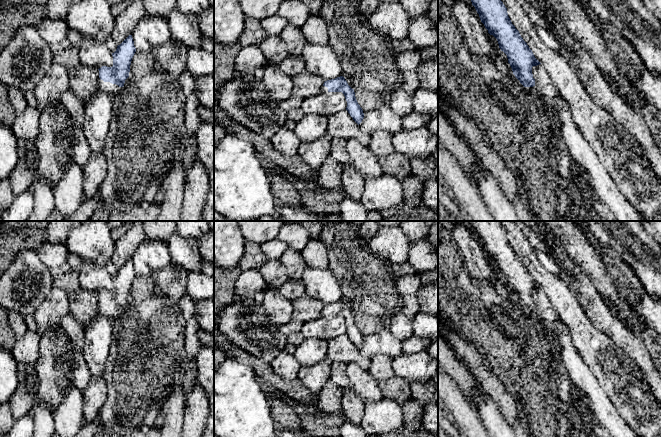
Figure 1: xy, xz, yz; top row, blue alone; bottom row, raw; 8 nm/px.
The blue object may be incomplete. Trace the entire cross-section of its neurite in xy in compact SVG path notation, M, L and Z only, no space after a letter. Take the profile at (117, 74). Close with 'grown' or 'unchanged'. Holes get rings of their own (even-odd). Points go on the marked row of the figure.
M129 35L120 45L113 56L113 66L99 68L98 88L114 97L122 90L125 80L129 77L130 65L136 52L132 35Z; grown

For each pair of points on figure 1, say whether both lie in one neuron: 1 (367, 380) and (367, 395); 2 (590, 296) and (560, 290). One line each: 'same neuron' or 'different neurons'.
1: same neuron
2: same neuron

